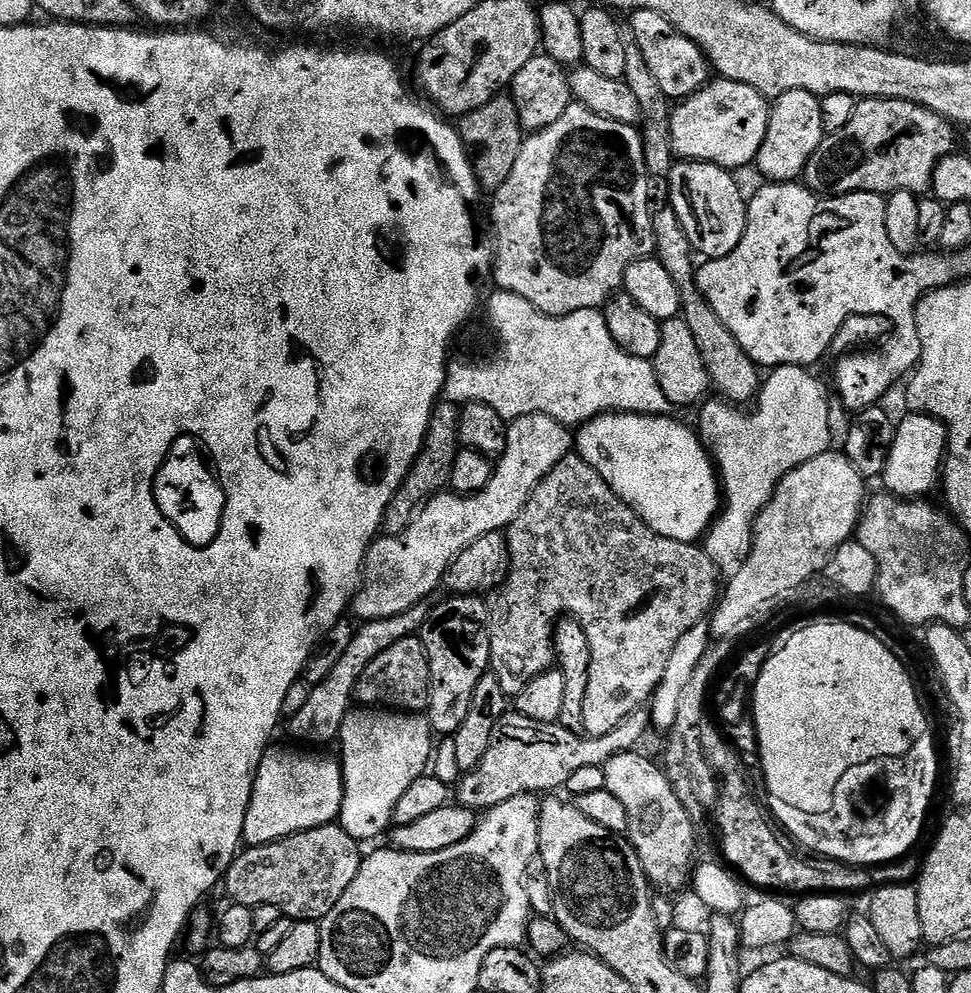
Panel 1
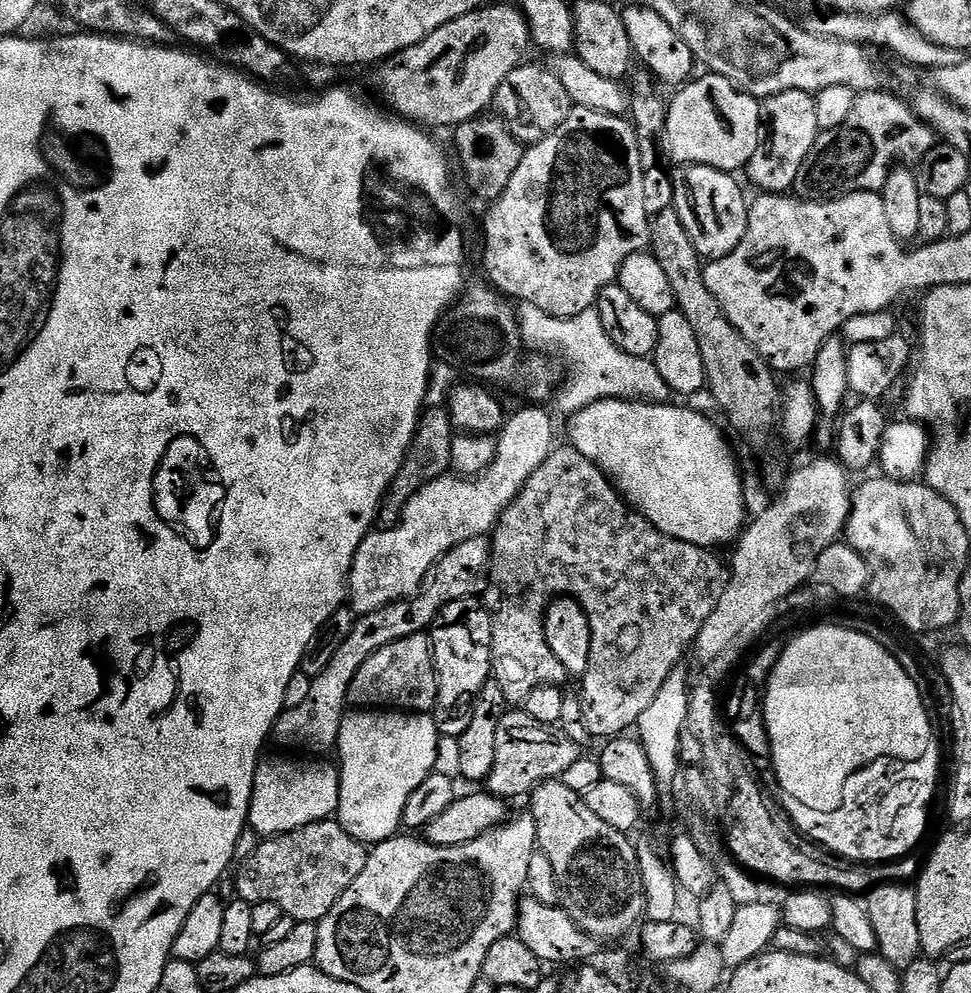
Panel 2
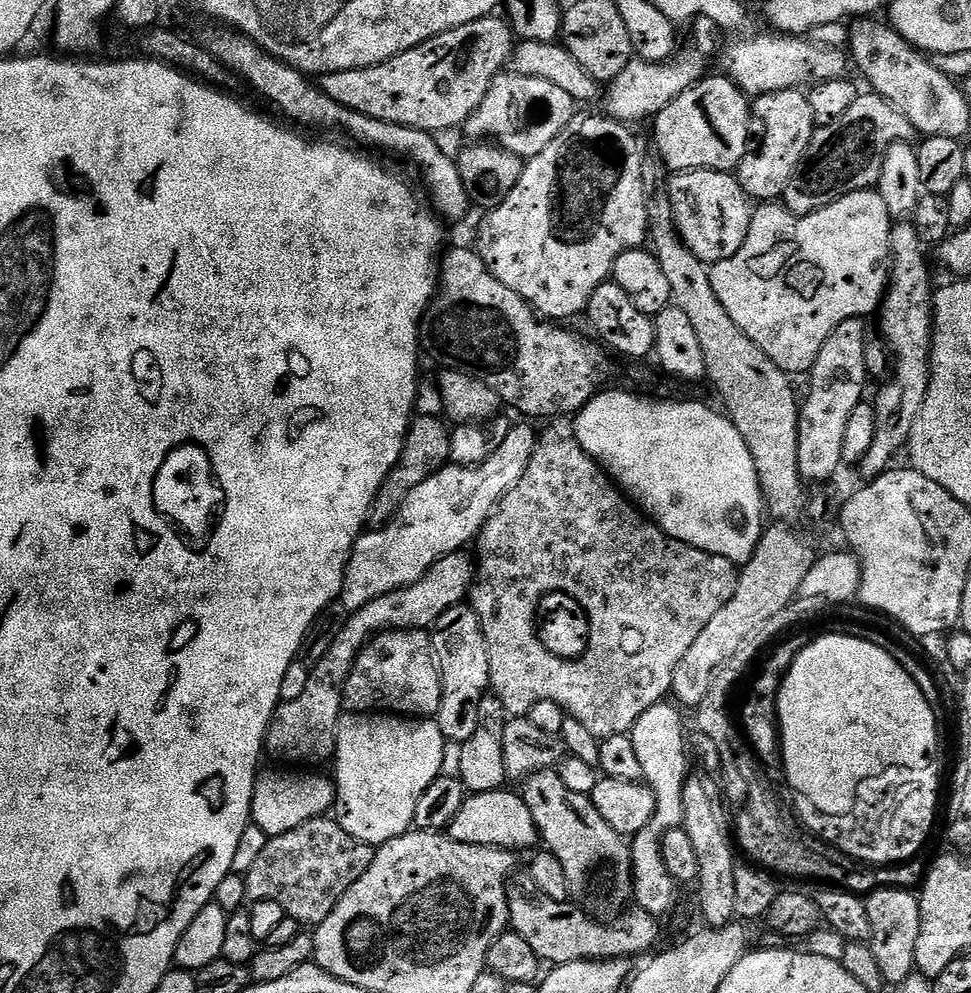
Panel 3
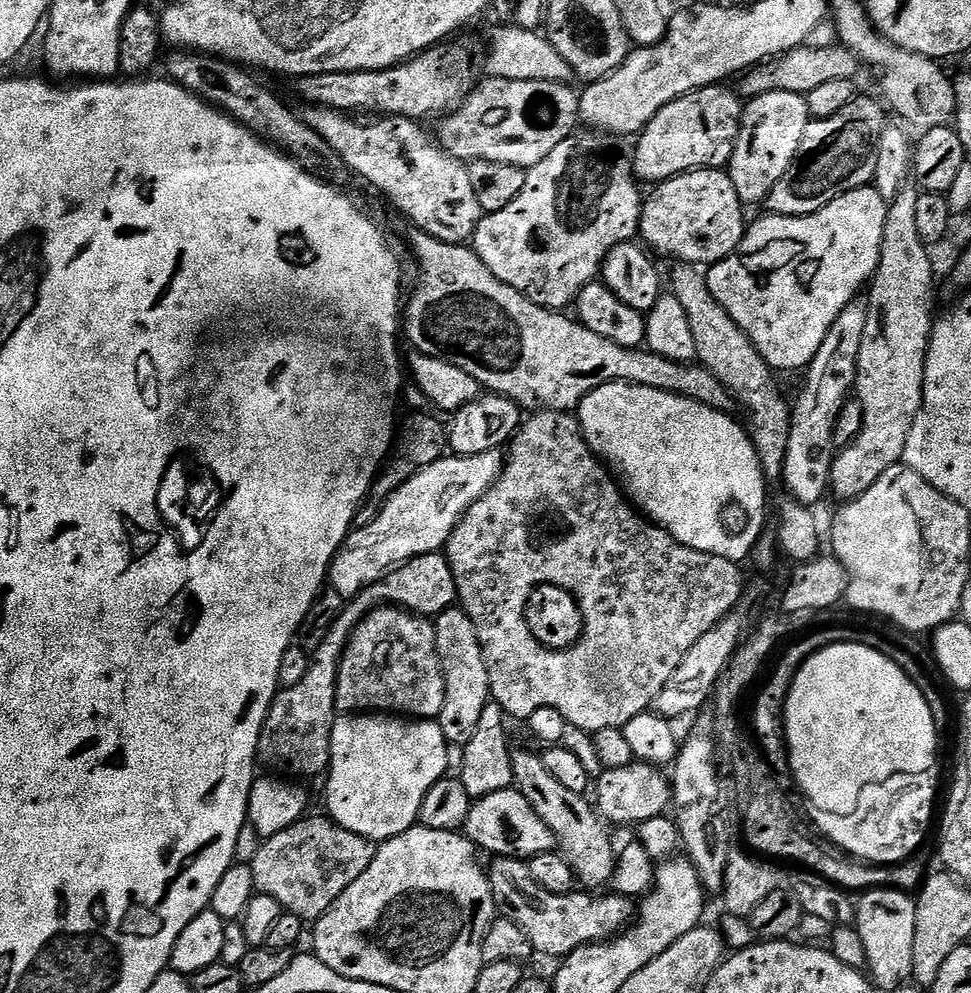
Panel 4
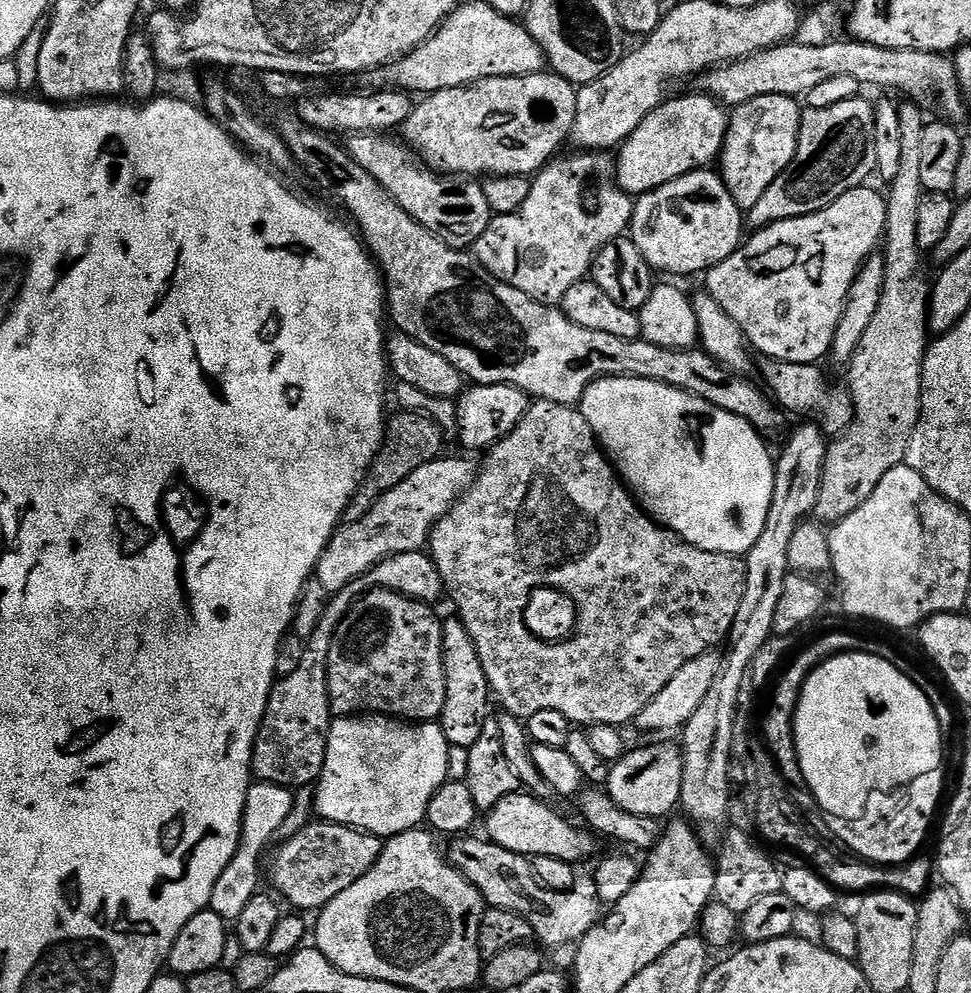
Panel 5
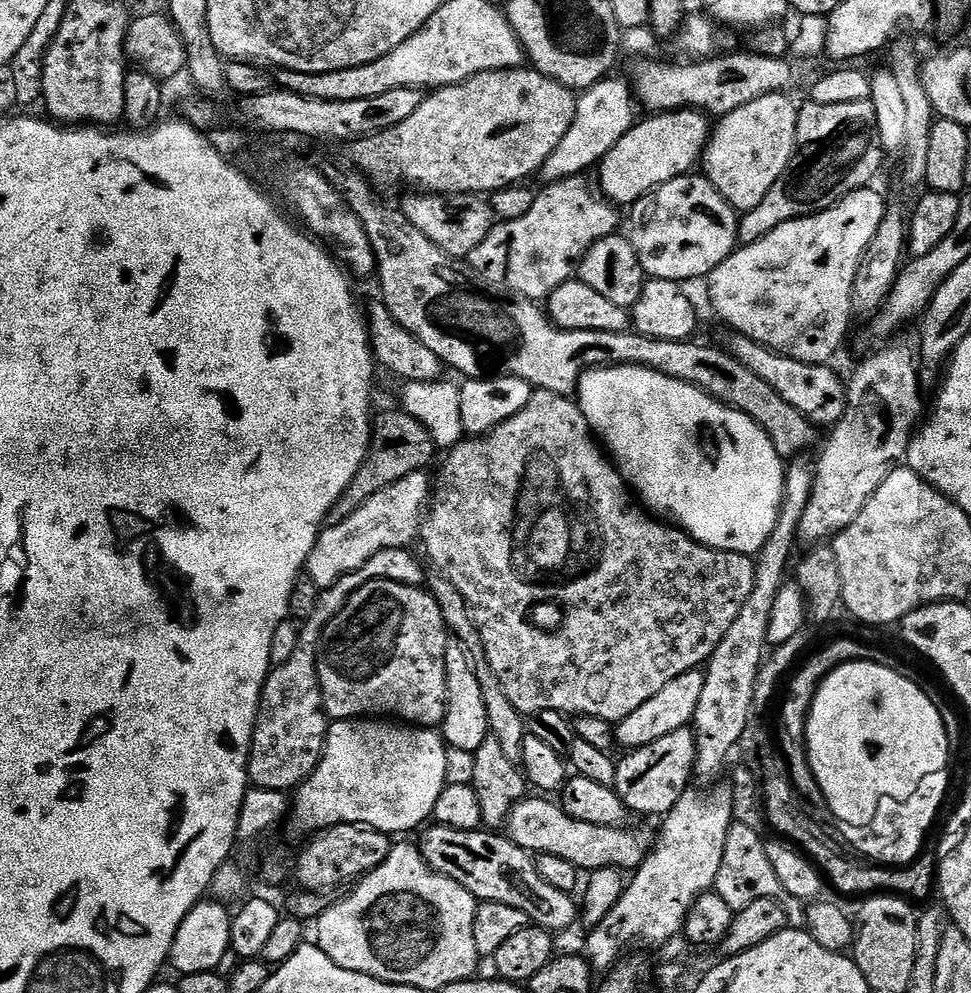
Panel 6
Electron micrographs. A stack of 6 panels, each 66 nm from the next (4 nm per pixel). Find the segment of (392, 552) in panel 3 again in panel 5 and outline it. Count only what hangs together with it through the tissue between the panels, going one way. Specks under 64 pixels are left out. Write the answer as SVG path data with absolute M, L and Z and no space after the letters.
M437 458L418 466L418 470L414 470L414 474L410 474L410 478L406 478L406 482L398 482L398 486L394 486L394 490L390 490L380 497L376 505L366 514L366 518L362 518L362 522L344 524L337 528L314 573L314 578L318 582L322 582L323 586L326 586L326 590L335 594L344 588L351 588L359 576L365 576L374 565L381 564L386 558L403 552L419 552L429 543L432 529L455 506L457 500L467 492L478 471L477 465L472 465L468 460L444 459Z

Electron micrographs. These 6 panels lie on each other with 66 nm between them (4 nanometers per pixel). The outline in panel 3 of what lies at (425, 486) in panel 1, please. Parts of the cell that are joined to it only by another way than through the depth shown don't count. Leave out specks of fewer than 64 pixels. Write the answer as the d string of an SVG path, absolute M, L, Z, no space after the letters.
M417 415L409 423L402 454L390 475L385 478L384 484L380 487L380 492L368 512L367 527L369 529L385 528L396 515L396 510L406 498L406 494L410 490L414 490L414 486L418 486L418 482L422 482L427 476L433 476L439 468L443 468L449 463L451 437L449 425L440 416Z

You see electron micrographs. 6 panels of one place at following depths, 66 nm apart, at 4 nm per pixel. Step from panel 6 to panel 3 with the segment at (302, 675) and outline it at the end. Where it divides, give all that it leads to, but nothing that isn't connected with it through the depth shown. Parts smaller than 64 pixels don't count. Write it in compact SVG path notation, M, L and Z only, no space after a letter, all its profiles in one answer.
M467 551L451 552L449 556L434 562L425 575L413 584L407 584L390 594L382 594L382 598L374 598L374 602L351 613L328 652L310 668L306 690L298 698L276 705L276 712L268 723L267 734L264 735L267 755L281 760L284 763L281 765L284 766L316 764L327 756L329 759L336 750L336 728L340 725L344 708L344 683L348 681L357 652L368 643L373 634L381 630L431 629L437 618L446 614L446 610L465 603L472 591L472 582L476 579L476 569L473 557Z

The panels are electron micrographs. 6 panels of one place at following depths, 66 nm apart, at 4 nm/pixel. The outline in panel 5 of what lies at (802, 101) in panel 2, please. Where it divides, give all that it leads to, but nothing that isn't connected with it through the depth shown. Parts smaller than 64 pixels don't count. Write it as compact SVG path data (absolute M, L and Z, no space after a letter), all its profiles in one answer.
M766 94L731 109L718 171L741 210L755 206L766 194L770 182L792 164L800 133L800 104L799 99L790 96Z

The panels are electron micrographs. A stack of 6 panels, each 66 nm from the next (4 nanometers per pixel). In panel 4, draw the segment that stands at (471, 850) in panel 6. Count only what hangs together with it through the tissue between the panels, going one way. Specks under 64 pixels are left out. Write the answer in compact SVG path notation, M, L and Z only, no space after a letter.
M502 856L491 861L492 865L487 865L486 871L488 873L488 881L492 887L492 893L494 894L494 902L496 903L496 911L505 920L513 920L516 925L520 927L526 934L526 938L532 943L533 953L539 954L540 952L544 956L556 956L555 958L563 958L568 956L574 950L578 950L584 944L599 944L605 940L611 940L613 936L617 935L621 930L628 927L630 921L634 916L634 904L629 897L609 894L610 896L600 896L604 894L589 894L584 890L573 890L566 894L550 894L546 890L542 890L542 886L538 886L538 882L534 882L534 878L530 874L527 863L523 859L513 858L510 856Z

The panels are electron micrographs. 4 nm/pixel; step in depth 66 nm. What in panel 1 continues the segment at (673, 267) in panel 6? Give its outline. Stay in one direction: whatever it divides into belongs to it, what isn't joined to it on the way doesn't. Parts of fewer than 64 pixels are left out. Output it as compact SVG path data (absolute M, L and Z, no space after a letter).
M680 162L673 167L668 177L668 190L674 206L674 214L678 214L678 222L682 222L682 230L701 257L715 258L730 254L738 242L742 242L742 234L748 221L746 196L740 193L731 171L720 168L717 164L701 164L699 162Z

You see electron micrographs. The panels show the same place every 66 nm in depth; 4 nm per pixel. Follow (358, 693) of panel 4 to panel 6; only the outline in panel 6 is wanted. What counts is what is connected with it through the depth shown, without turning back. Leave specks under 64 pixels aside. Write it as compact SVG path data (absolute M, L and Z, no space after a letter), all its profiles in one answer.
M389 580L366 582L330 618L316 651L318 682L329 721L395 718L418 728L439 729L446 714L446 646L450 633L431 592Z

